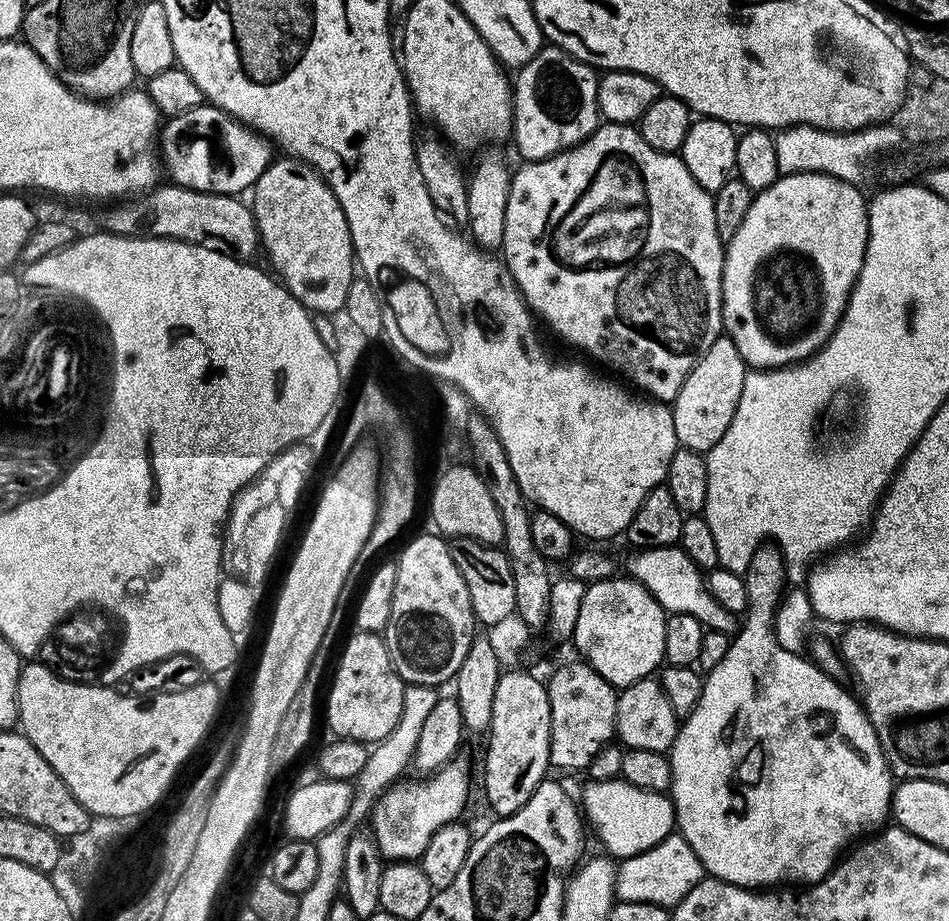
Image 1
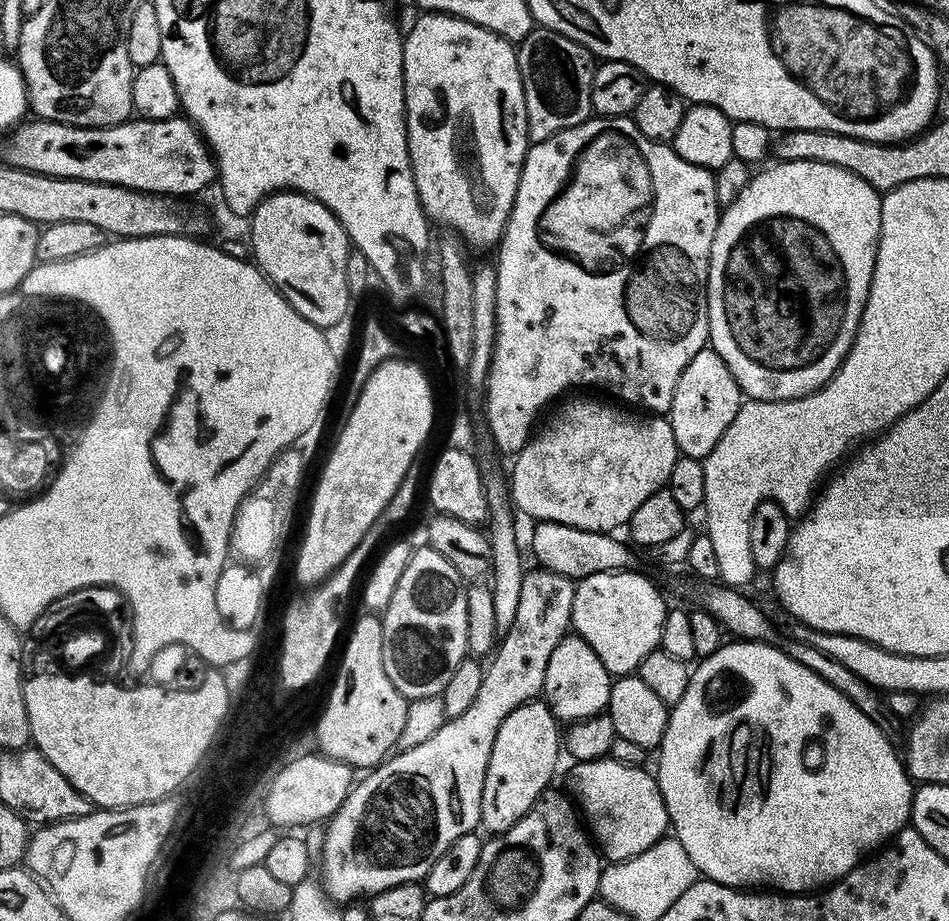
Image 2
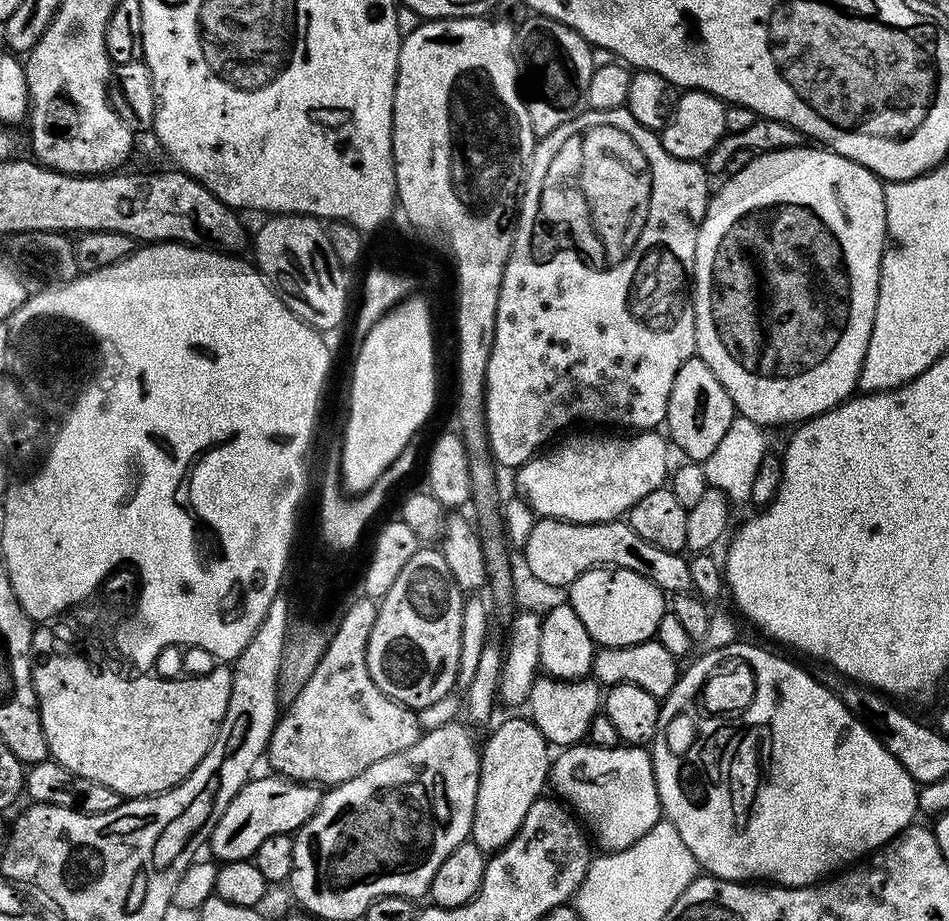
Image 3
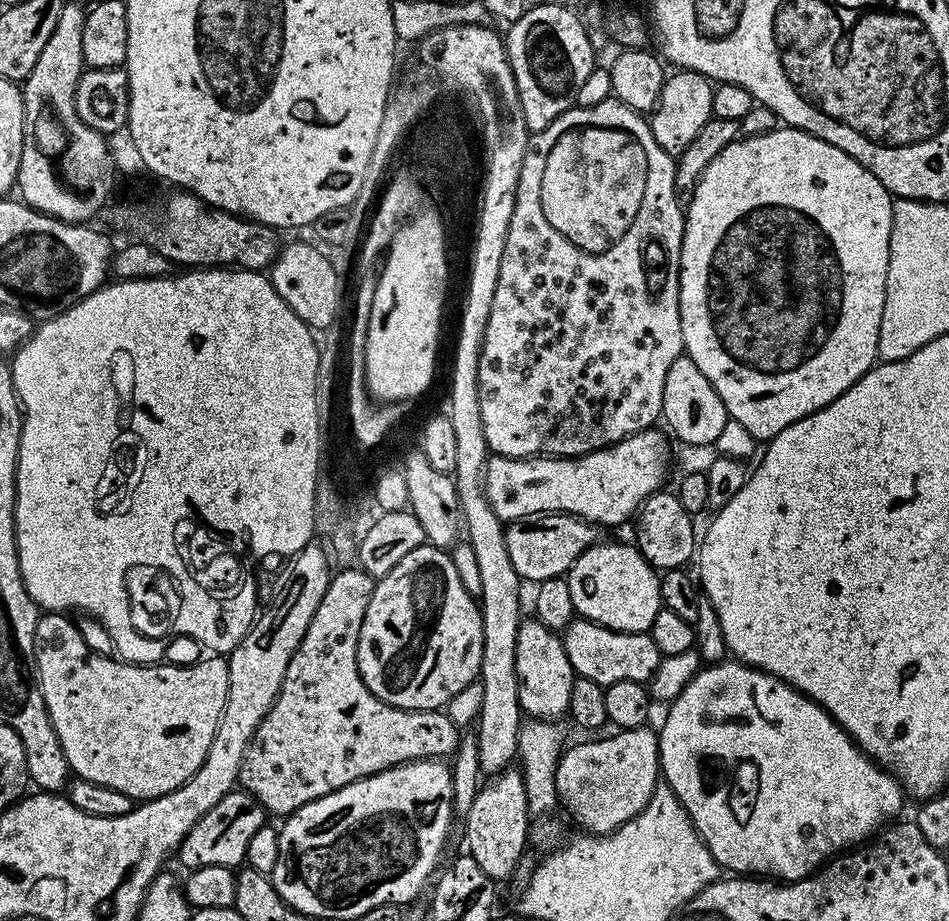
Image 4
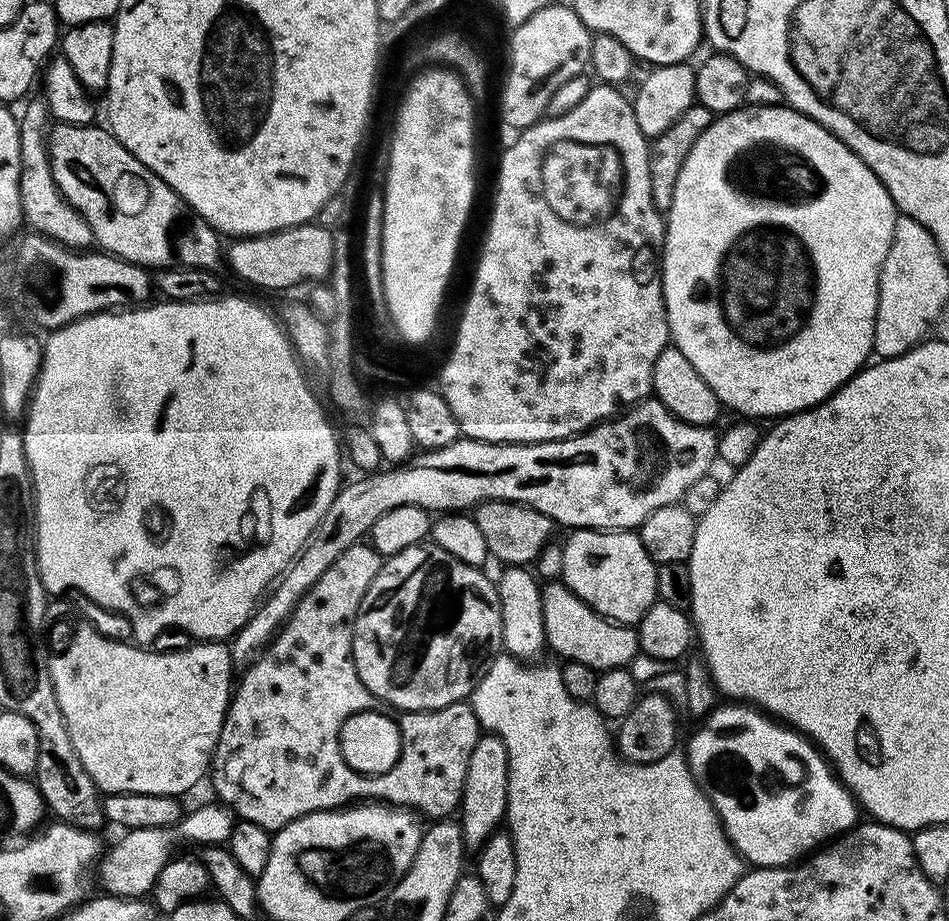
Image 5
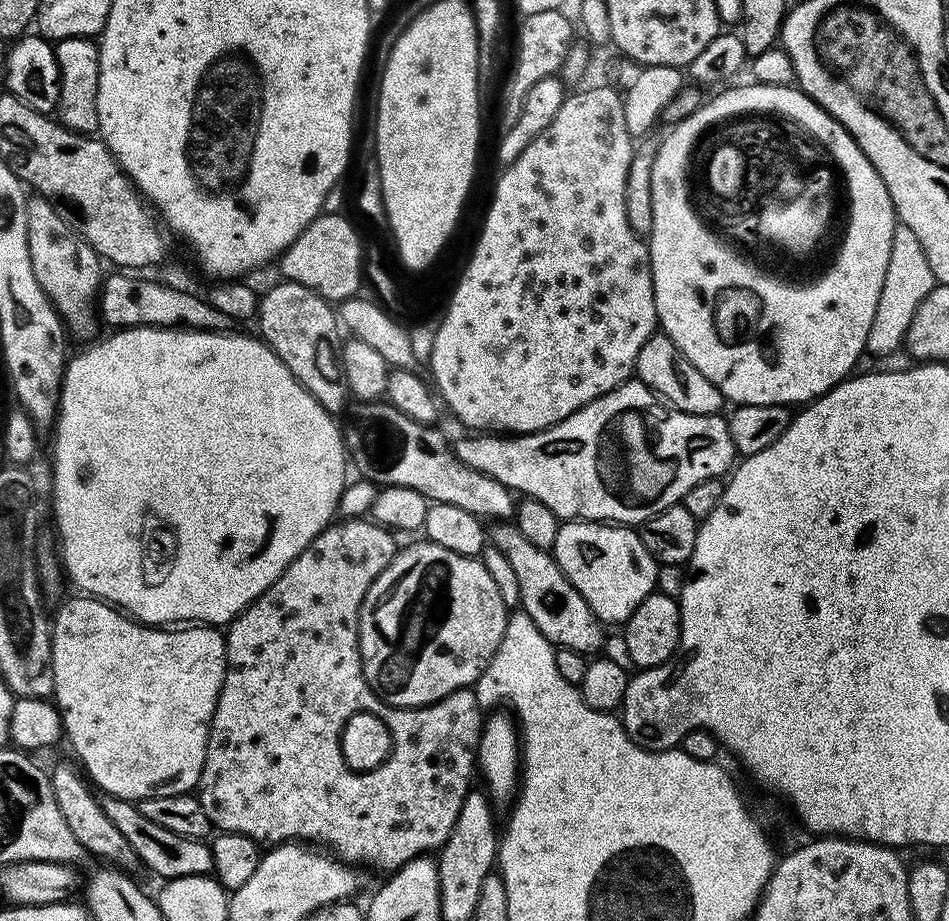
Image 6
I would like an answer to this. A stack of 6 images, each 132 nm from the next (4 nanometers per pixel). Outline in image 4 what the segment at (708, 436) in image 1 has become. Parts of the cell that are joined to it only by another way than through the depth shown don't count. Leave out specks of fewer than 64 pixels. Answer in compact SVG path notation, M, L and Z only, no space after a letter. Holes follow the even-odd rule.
M687 354L678 357L674 366L666 370L662 406L664 407L662 420L663 423L668 423L667 431L673 437L676 435L684 444L715 445L718 434L722 434L722 426L726 426L730 418L722 398L718 398L714 386L706 382L706 374L702 374L702 370L694 366L694 362Z

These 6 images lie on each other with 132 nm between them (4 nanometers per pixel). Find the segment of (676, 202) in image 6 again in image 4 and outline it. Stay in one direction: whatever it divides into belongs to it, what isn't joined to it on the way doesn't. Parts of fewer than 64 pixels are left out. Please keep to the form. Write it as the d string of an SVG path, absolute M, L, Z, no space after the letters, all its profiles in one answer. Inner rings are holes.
M777 126L772 132L767 132L761 136L745 136L733 140L731 144L727 144L720 151L718 156L710 162L710 166L706 166L706 170L700 175L692 200L686 205L682 254L680 255L680 321L682 322L684 352L692 359L694 366L698 366L698 370L702 370L702 374L706 374L706 382L710 382L710 386L714 386L718 398L722 398L731 420L746 426L746 430L756 442L772 440L778 434L782 434L782 430L786 430L786 426L822 410L827 404L834 402L834 398L838 398L843 392L850 390L850 386L854 386L854 382L858 382L858 378L865 376L877 363L878 334L882 326L882 310L886 302L886 278L888 277L888 263L890 262L893 203L892 193L884 189L882 182L878 182L878 178L874 178L874 174L870 174L858 162L854 162L854 158L850 158L845 152L838 150L838 146L830 146L830 142L819 140L817 136L812 136L809 132L787 126Z

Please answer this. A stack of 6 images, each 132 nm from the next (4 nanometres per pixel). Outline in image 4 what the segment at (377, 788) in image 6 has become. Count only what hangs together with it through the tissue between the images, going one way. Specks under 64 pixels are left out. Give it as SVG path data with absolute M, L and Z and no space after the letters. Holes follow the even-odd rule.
M359 566L337 571L328 581L326 594L322 598L322 602L318 602L318 610L314 610L314 618L310 618L310 626L306 630L298 650L294 650L294 654L290 658L290 666L286 666L286 678L282 678L282 686L278 690L276 700L272 703L272 709L262 718L262 722L256 728L254 738L248 744L244 761L240 767L239 787L243 791L249 792L251 796L255 796L257 802L264 808L265 813L272 815L273 812L274 815L280 816L279 818L287 818L302 806L306 806L342 786L384 772L388 768L397 768L399 764L408 764L411 760L451 757L455 753L456 747L460 745L461 729L449 718L447 711L416 712L412 708L395 708L392 704L387 704L385 700L379 700L366 686L366 682L358 670L356 651L358 650L358 634L362 630L362 622L366 618L366 606L370 606L370 598L375 589L376 580L374 577Z

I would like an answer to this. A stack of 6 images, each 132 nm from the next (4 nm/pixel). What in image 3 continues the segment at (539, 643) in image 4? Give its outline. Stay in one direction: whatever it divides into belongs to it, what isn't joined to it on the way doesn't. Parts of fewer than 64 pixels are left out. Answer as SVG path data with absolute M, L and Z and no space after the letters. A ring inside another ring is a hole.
M547 674L537 675L526 701L527 715L548 739L549 745L571 746L587 737L592 719L602 708L602 688L595 679L553 680Z

